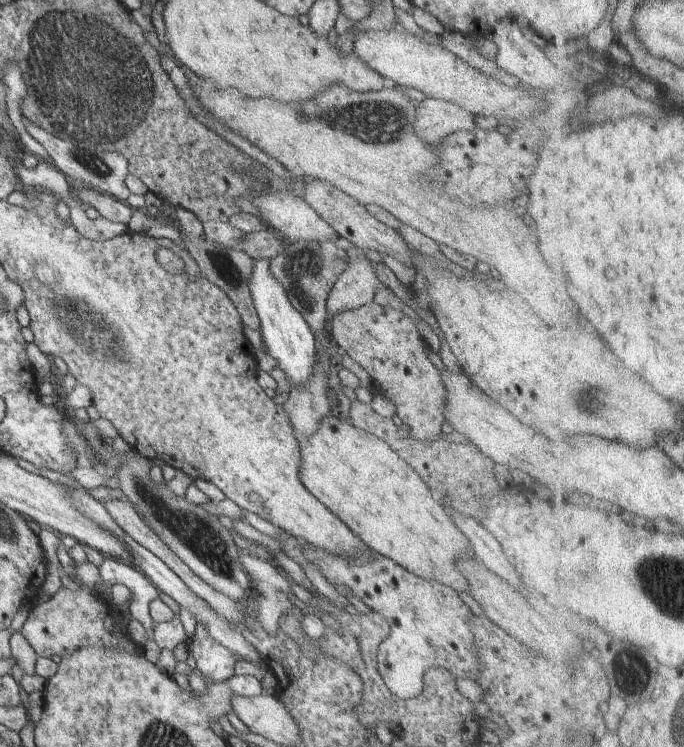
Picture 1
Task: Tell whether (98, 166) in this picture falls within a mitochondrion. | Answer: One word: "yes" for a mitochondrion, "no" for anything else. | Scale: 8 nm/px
yes

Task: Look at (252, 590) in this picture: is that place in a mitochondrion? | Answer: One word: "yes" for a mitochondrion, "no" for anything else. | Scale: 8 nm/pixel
no

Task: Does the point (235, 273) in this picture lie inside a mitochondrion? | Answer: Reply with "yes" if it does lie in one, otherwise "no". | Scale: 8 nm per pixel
yes

